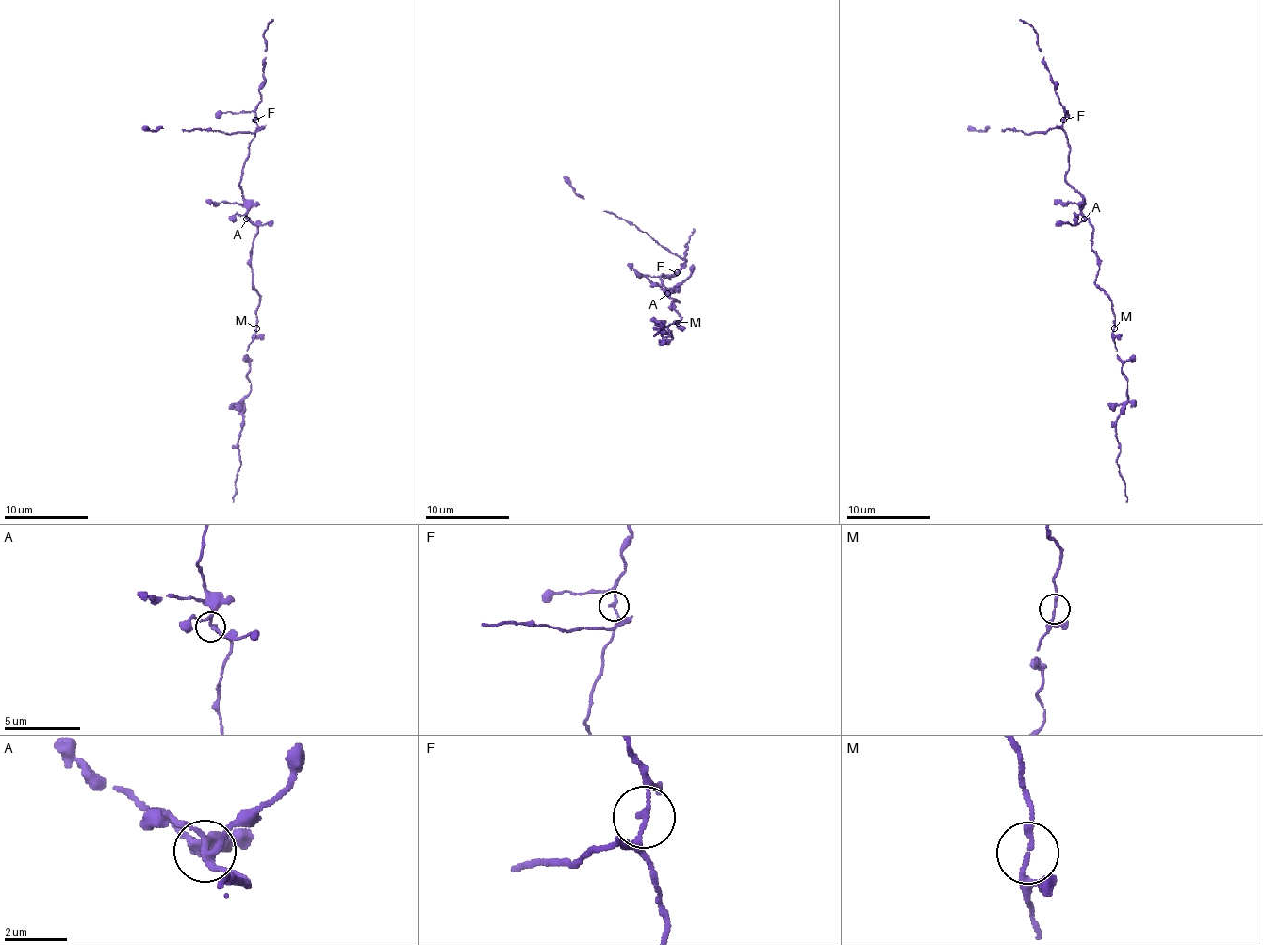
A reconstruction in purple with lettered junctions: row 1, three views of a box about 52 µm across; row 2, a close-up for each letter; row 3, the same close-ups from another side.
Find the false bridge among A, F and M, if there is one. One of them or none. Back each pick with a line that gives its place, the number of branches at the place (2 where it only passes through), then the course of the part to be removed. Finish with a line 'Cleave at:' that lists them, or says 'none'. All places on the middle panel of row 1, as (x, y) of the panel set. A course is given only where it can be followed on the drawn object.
Cleave at: none

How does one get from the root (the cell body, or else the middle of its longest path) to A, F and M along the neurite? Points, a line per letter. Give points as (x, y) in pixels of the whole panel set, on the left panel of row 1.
A: (253, 237), (256, 227), (246, 219)
F: (253, 237), (256, 225), (246, 215), (239, 181), (244, 160), (248, 155), (248, 143), (256, 129), (254, 121)
M: (253, 237), (253, 287), (258, 296), (256, 328)

